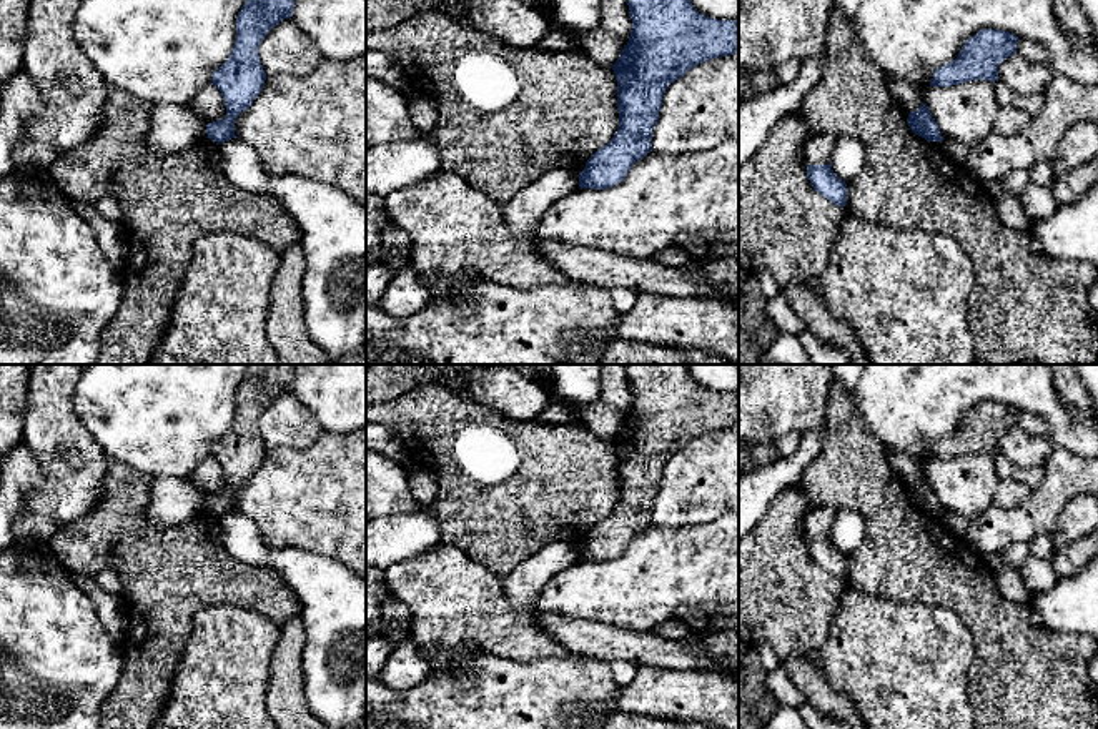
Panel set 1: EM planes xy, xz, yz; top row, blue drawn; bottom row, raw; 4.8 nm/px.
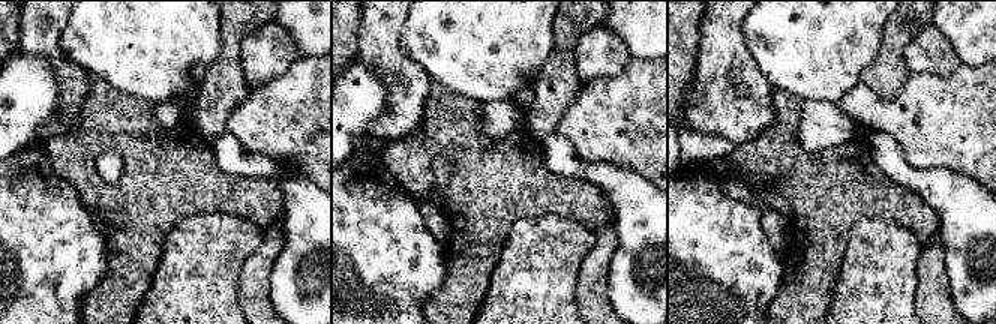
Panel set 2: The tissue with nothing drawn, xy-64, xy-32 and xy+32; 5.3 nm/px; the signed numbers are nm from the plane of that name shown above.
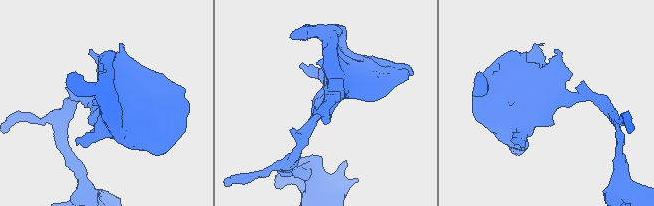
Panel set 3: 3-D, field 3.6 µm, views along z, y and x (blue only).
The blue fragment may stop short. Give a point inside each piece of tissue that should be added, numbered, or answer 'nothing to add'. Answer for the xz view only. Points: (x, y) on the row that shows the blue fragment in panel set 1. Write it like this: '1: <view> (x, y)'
nothing to add

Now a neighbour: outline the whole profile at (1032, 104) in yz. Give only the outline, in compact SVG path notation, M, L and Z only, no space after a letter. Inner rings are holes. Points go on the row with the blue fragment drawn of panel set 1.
M1002 80L993 83L993 92L1000 107L1013 107L1035 118L1043 108L1043 95L1020 95Z

